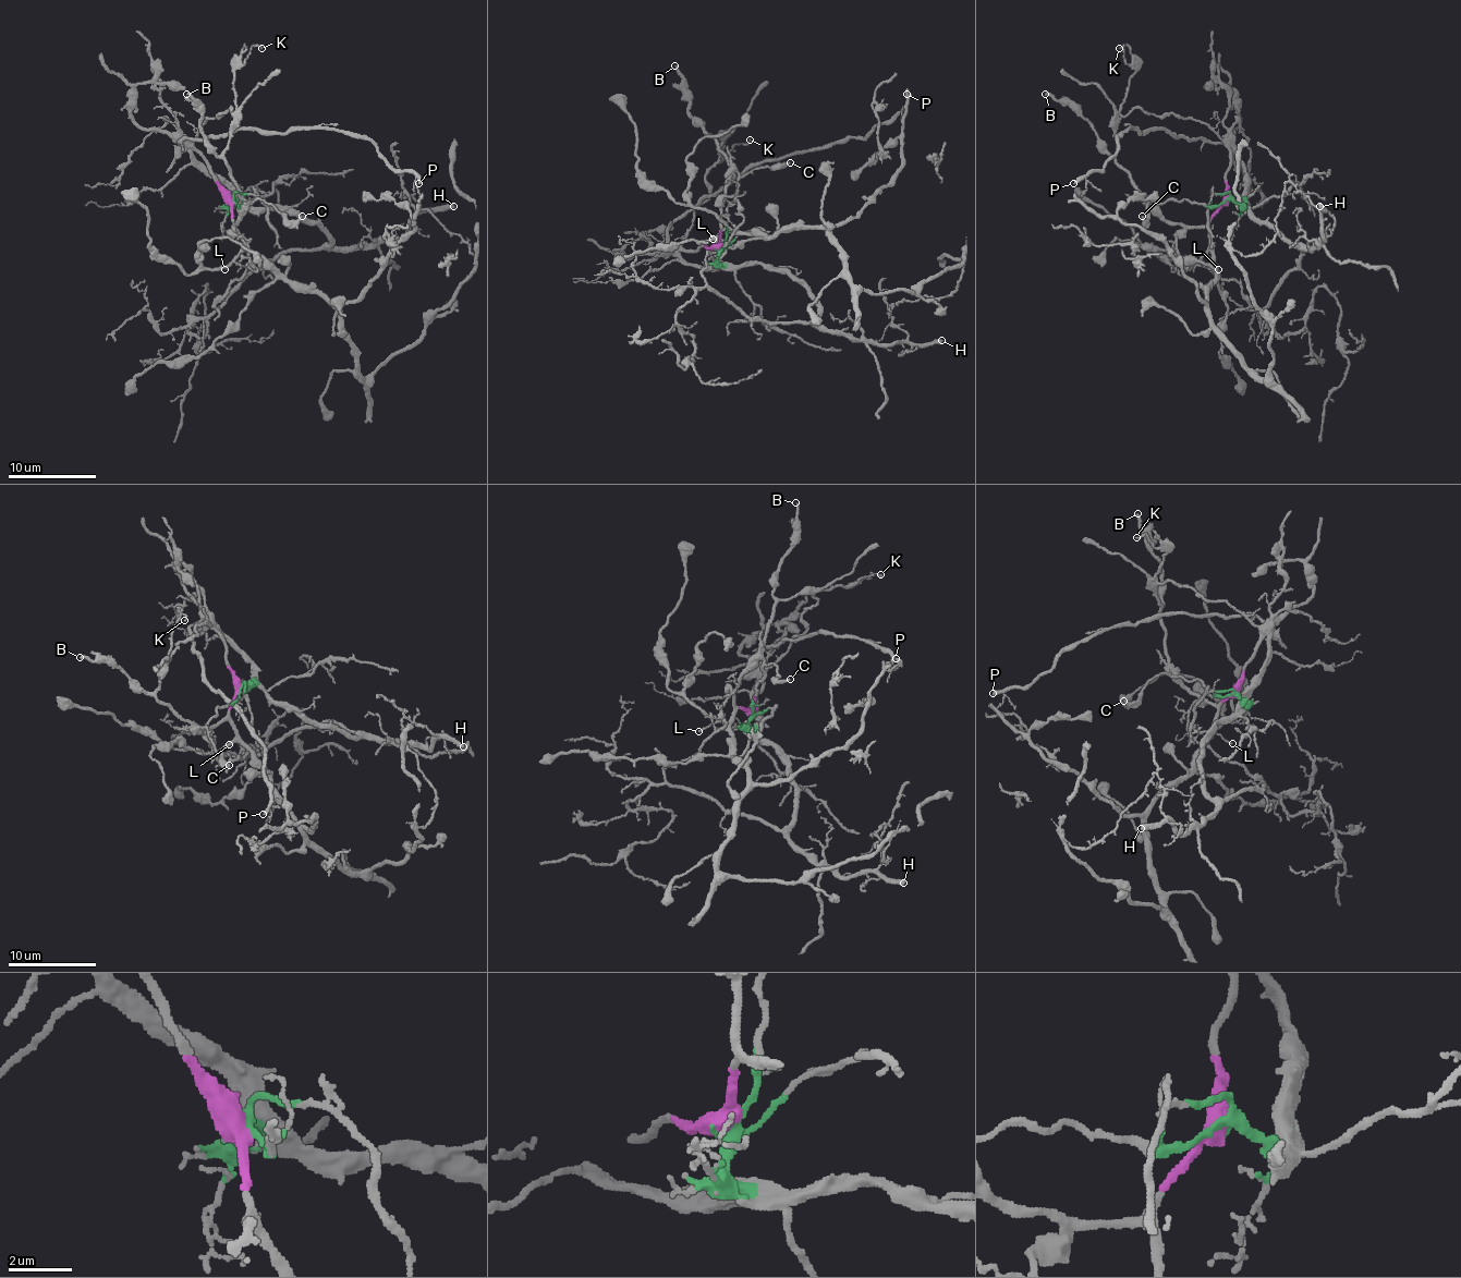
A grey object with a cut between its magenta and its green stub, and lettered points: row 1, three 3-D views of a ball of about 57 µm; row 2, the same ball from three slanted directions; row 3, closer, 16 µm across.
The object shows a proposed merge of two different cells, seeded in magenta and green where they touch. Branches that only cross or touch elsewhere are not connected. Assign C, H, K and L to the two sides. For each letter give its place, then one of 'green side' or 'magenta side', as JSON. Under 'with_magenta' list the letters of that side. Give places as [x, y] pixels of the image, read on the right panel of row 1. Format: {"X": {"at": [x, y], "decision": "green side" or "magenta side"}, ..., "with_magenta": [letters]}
{"C": {"at": [1142, 216], "decision": "green side"}, "H": {"at": [1319, 206], "decision": "green side"}, "K": {"at": [1119, 48], "decision": "green side"}, "L": {"at": [1218, 269], "decision": "magenta side"}, "with_magenta": ["L"]}

